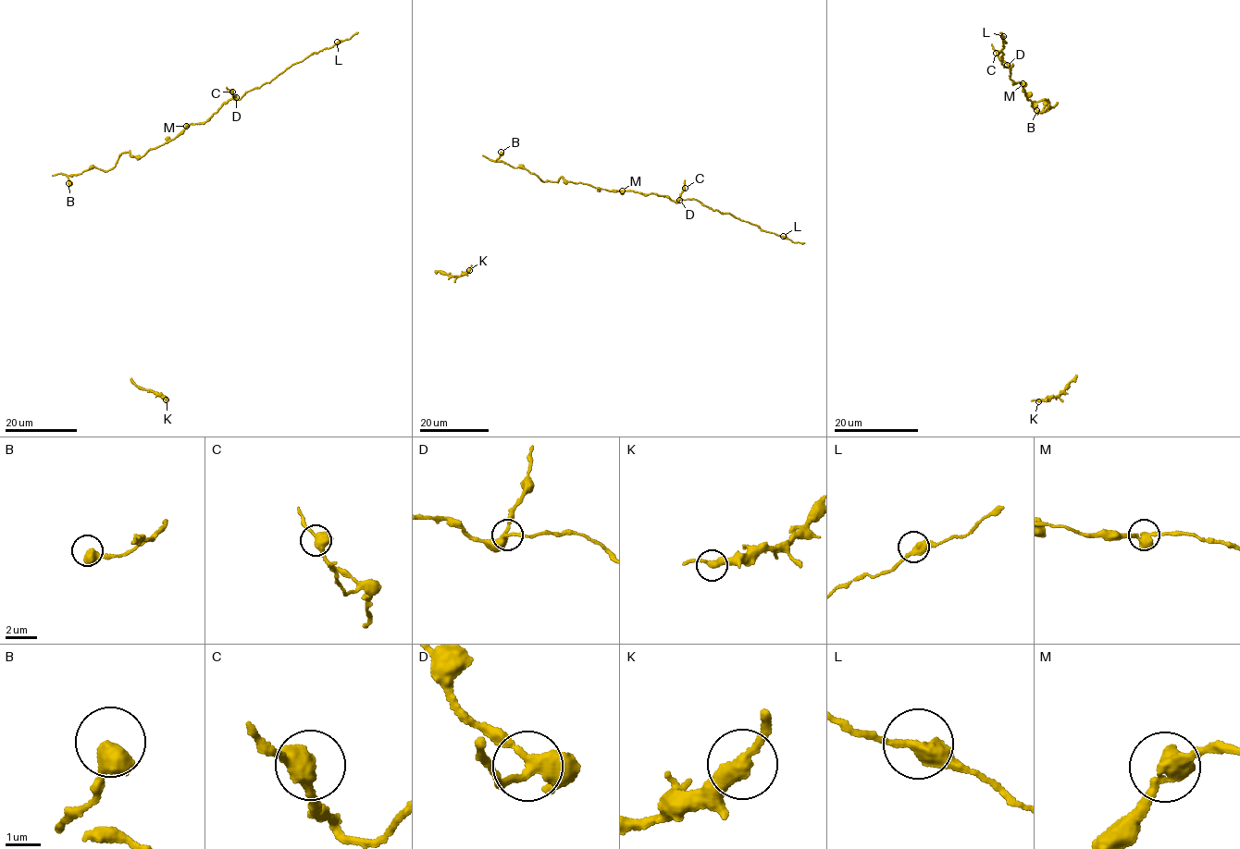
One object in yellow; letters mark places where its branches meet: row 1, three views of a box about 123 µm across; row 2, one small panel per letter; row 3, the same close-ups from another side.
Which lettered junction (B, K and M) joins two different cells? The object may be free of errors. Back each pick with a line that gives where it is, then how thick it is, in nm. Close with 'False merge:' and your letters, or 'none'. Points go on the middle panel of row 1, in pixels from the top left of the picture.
False merge: none

